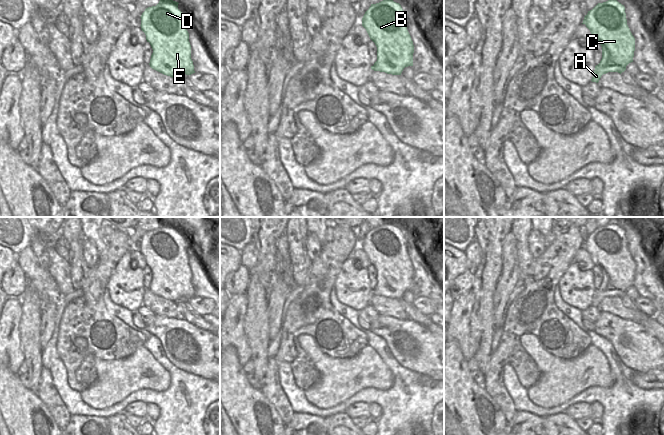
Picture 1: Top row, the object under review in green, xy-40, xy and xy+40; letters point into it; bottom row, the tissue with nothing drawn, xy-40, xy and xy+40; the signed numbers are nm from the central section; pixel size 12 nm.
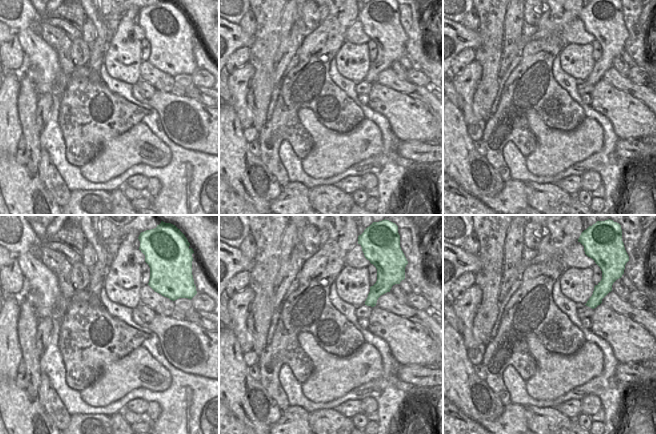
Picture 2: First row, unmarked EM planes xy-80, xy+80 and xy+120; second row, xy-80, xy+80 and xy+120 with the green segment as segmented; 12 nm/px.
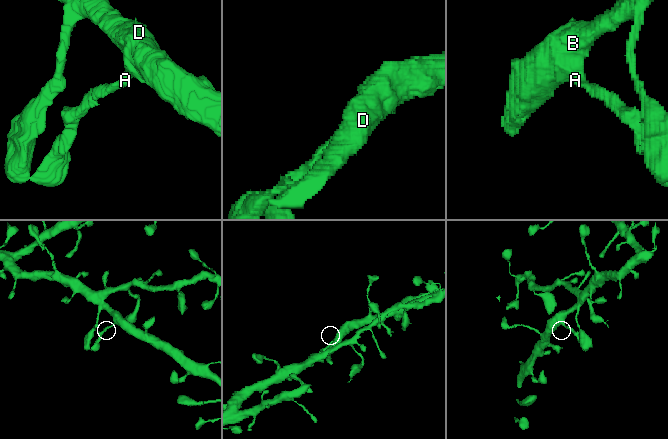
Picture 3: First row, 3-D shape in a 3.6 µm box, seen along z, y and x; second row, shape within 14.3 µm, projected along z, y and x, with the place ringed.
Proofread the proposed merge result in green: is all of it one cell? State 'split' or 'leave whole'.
leave whole

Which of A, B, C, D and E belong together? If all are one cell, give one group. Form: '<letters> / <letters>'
A B C D E

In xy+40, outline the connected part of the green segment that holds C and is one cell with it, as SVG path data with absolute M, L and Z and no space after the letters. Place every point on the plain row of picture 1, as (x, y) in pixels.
M611 222L606 226L598 227L585 239L583 247L590 254L593 263L602 270L602 283L595 290L592 306L598 307L601 300L608 296L622 297L626 290L633 286L635 262L632 259L626 243L625 231Z

